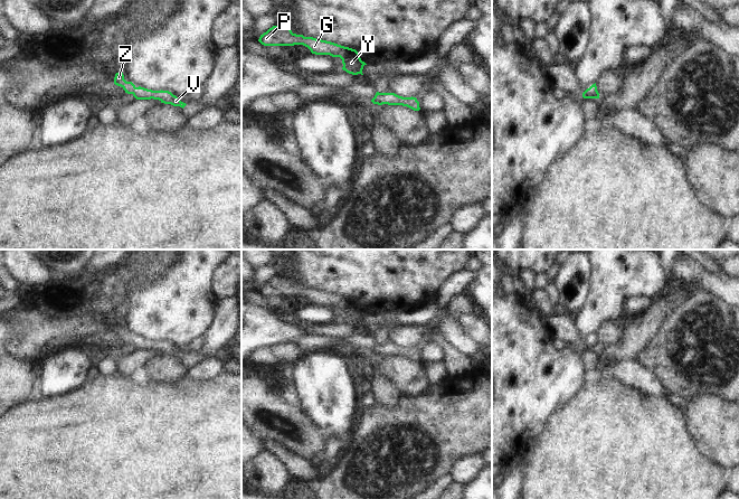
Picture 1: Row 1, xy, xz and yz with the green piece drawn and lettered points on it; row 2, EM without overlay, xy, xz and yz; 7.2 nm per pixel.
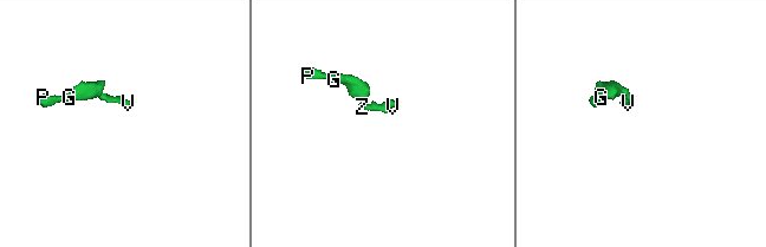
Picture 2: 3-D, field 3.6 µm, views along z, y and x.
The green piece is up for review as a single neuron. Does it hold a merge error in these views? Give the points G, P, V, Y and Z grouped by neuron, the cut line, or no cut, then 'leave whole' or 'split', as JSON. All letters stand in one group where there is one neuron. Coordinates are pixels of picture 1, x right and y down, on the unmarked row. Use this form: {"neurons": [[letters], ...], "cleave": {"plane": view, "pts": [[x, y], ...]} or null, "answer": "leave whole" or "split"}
{"neurons": [["G", "P", "V", "Y", "Z"]], "cleave": null, "answer": "leave whole"}

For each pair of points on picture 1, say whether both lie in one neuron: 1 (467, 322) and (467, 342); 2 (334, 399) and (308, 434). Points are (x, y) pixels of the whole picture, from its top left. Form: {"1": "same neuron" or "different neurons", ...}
{"1": "different neurons", "2": "different neurons"}

